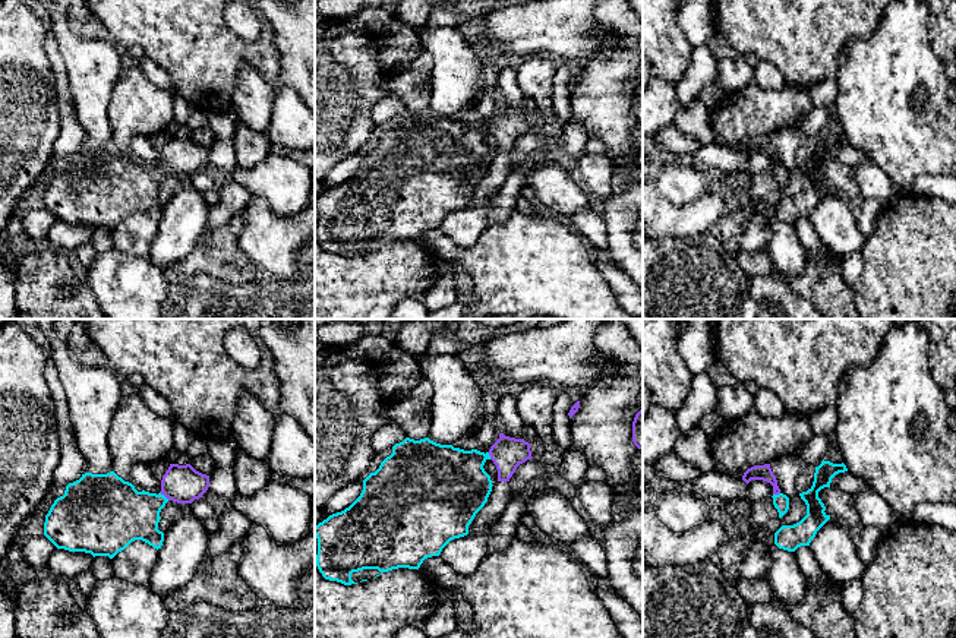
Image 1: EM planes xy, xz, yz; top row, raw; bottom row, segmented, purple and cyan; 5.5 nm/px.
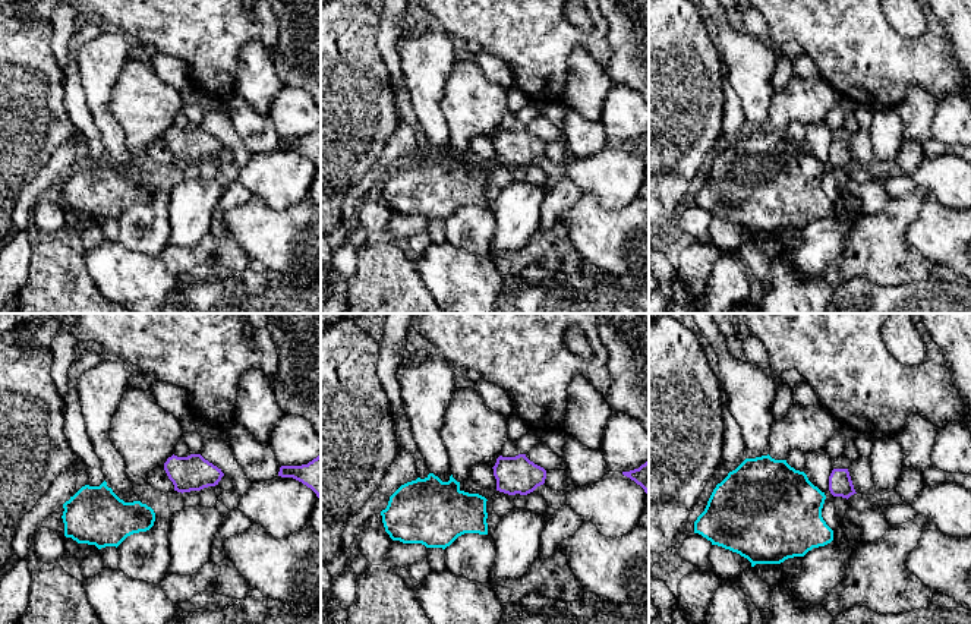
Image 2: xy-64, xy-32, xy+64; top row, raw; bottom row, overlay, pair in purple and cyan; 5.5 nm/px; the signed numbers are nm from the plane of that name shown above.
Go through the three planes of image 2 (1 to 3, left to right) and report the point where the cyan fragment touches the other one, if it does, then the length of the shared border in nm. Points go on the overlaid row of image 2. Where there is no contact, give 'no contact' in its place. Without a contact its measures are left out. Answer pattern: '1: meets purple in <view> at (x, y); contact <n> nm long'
1: no contact
2: no contact
3: no contact

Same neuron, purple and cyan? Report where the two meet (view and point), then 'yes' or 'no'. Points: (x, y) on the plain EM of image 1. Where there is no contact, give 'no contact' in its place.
xy (164, 167) | yes

